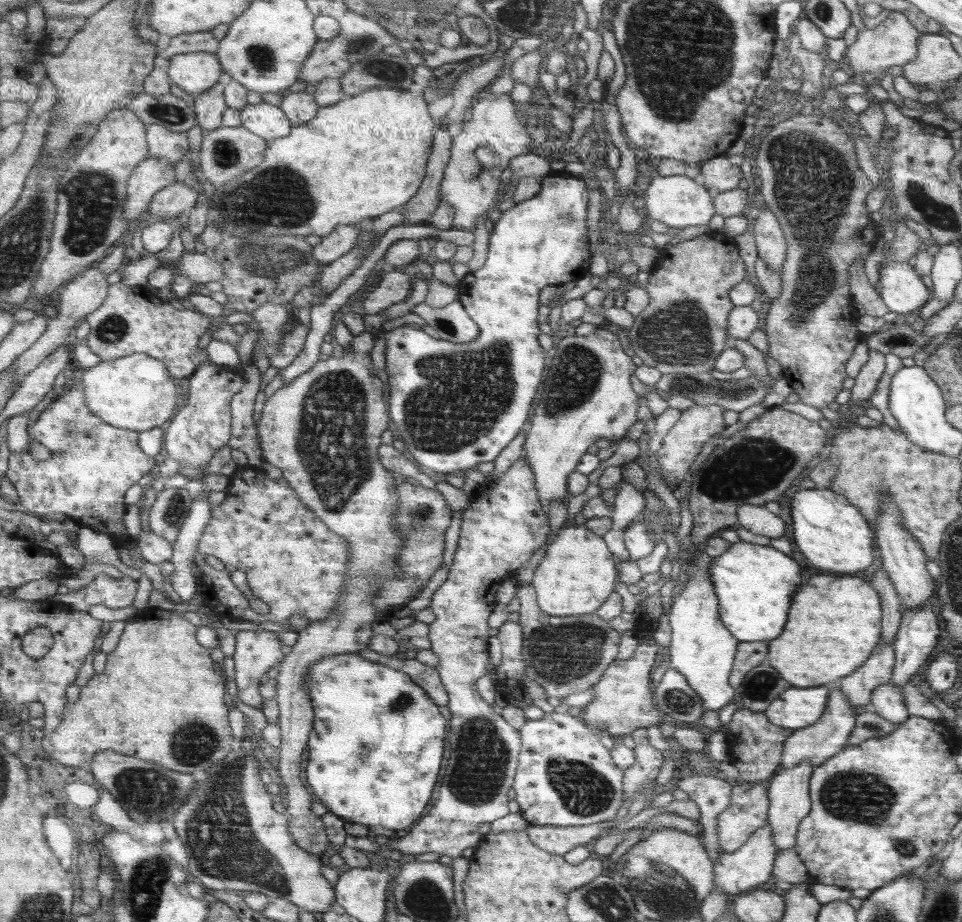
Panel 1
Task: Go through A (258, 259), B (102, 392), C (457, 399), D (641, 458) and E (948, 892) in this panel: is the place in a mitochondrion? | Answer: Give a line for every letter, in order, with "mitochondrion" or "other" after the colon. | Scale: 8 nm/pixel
A: mitochondrion
B: other
C: mitochondrion
D: other
E: mitochondrion

